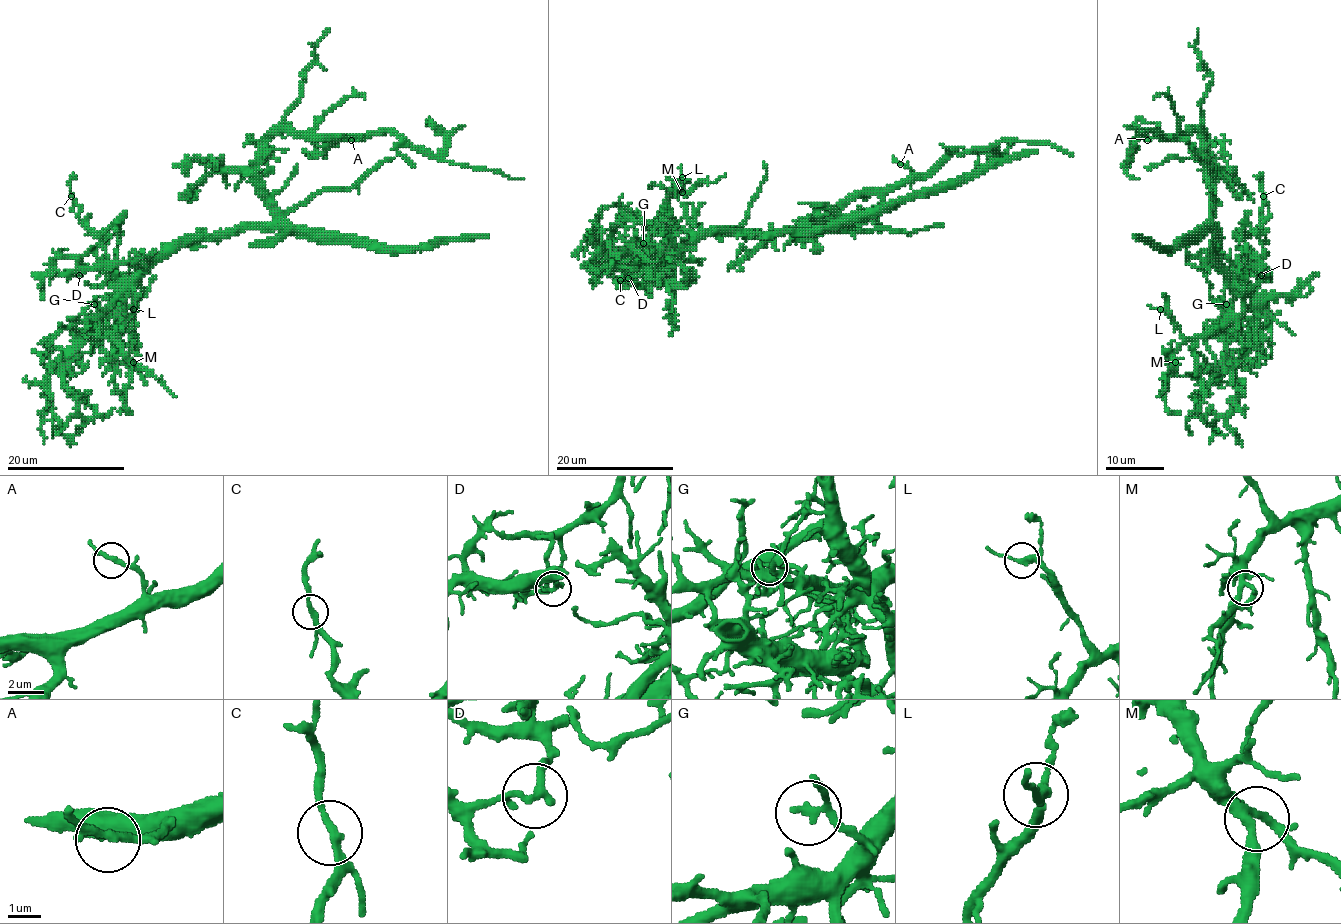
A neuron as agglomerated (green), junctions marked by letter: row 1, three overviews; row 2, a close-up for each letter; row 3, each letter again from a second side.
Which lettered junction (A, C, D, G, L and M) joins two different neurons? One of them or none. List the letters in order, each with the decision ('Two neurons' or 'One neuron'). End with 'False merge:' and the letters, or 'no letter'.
A: One neuron
C: One neuron
D: Two neurons
G: One neuron
L: One neuron
M: One neuron
False merge: D

